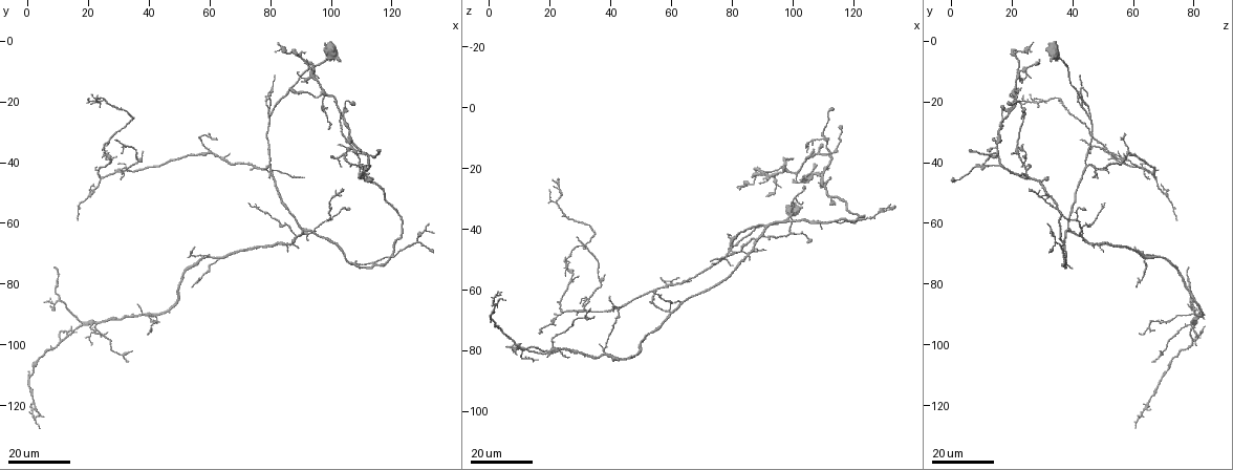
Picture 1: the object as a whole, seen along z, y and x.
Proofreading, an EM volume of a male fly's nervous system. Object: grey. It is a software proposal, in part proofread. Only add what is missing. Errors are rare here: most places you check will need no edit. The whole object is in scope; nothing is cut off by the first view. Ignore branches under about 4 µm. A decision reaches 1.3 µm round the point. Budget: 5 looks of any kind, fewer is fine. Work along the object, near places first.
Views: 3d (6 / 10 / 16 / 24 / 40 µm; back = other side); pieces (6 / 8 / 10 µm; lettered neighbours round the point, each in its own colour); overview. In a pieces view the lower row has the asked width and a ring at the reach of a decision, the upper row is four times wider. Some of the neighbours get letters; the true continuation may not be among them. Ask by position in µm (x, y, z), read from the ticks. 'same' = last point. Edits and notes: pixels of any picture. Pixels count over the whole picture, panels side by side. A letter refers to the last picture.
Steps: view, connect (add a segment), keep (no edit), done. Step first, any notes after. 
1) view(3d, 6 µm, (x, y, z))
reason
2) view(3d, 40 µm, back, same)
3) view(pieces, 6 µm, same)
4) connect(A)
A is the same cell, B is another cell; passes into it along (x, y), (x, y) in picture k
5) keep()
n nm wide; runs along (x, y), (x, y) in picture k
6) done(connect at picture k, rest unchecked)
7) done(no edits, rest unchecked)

view(3d, 24 µm, (33, 105, 66))
thin end

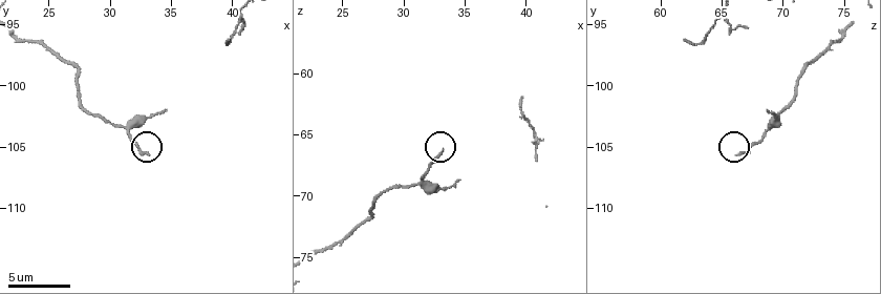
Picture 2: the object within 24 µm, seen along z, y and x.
view(pieces, 6 µm, (33.2, 105.8, 66.2))

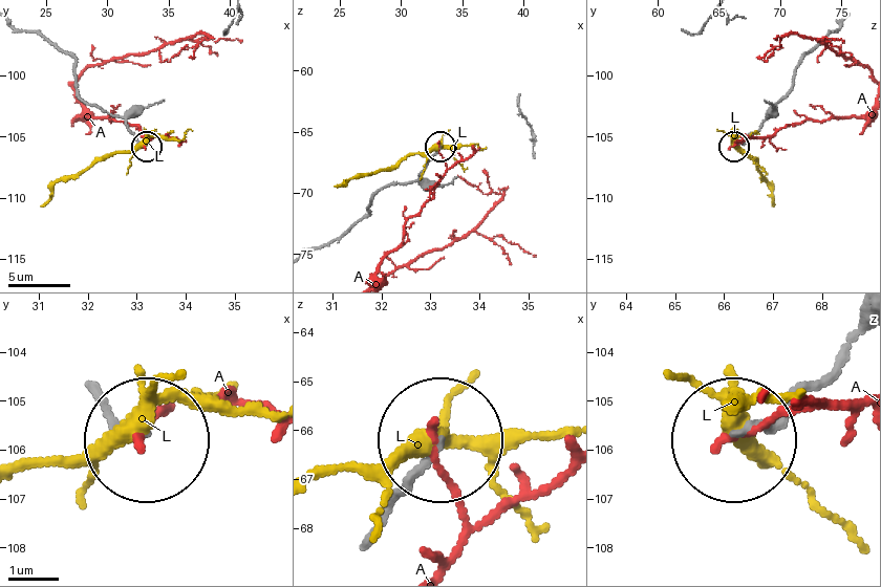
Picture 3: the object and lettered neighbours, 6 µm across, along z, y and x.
keep()
130 nm wide; A and L are other cells; runs along (313, 249), (366, 216), (379, 192), (416, 179), (439, 149) in picture 3; no lettered segment goes on from it

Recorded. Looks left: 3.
view(3d, 16 µm, (9, 74, 78))
tapers out

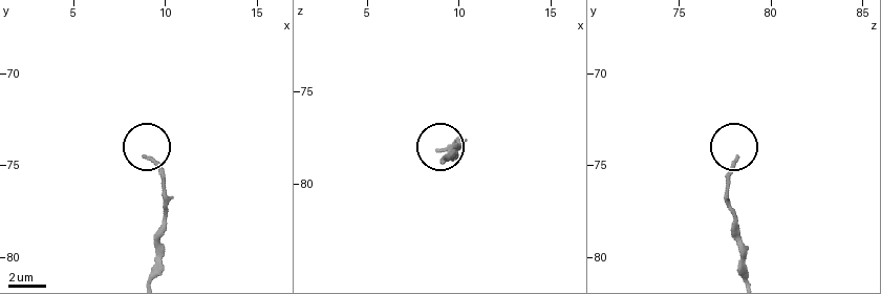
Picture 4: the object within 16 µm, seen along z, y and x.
view(pieces, 6 µm, (9.0, 74.6, 78.2))

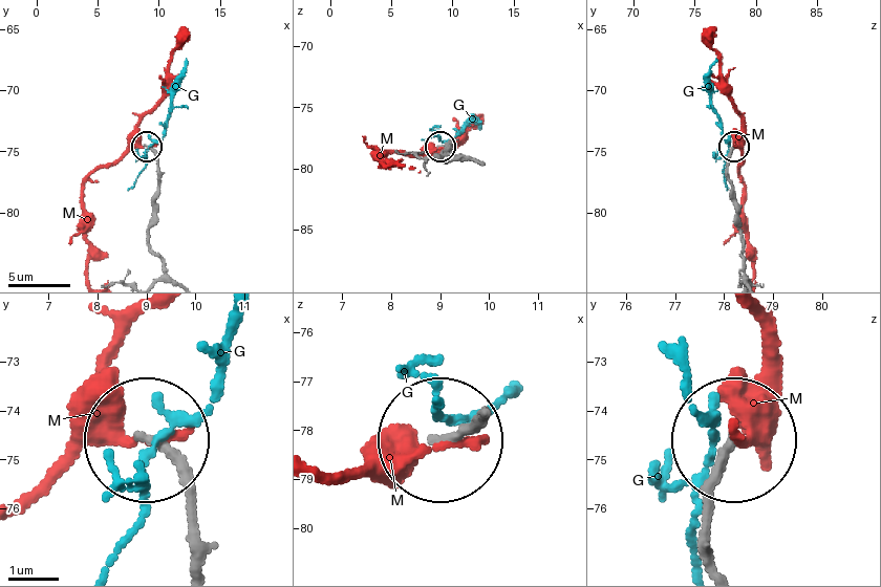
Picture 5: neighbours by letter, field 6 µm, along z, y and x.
keep()
150 nm wide; G and M are other cells; no lettered segment goes on from it

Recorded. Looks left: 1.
done(no edits, rest unchecked)

